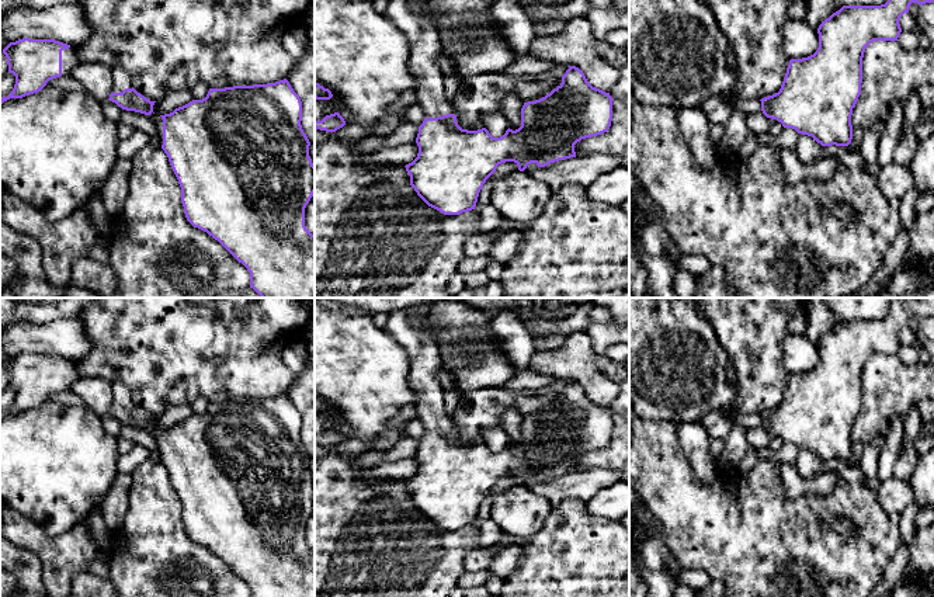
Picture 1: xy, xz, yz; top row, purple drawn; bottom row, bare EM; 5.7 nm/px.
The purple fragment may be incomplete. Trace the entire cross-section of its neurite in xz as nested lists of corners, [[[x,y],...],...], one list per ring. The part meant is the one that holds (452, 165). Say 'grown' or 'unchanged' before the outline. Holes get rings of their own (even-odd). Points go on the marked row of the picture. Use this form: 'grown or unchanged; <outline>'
grown; [[[389,0],[385,14],[406,37],[410,53],[409,72],[417,81],[417,104],[426,114],[416,138],[417,157],[404,167],[417,195],[441,214],[459,215],[475,209],[483,184],[499,164],[514,162],[520,171],[524,171],[531,163],[545,167],[549,163],[576,157],[574,145],[577,142],[610,129],[614,98],[610,93],[593,87],[583,70],[576,66],[569,66],[562,76],[562,83],[549,94],[524,103],[518,129],[508,128],[500,138],[493,138],[486,128],[462,129],[445,97],[442,73],[437,63],[442,48],[435,24],[428,15],[416,13],[409,0]]]

